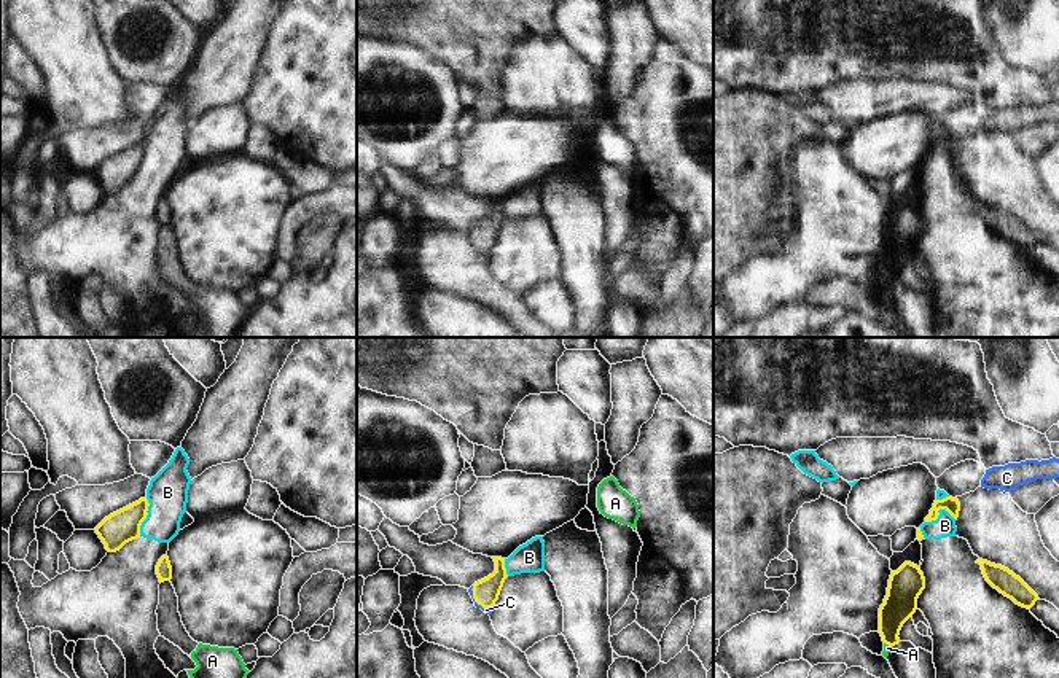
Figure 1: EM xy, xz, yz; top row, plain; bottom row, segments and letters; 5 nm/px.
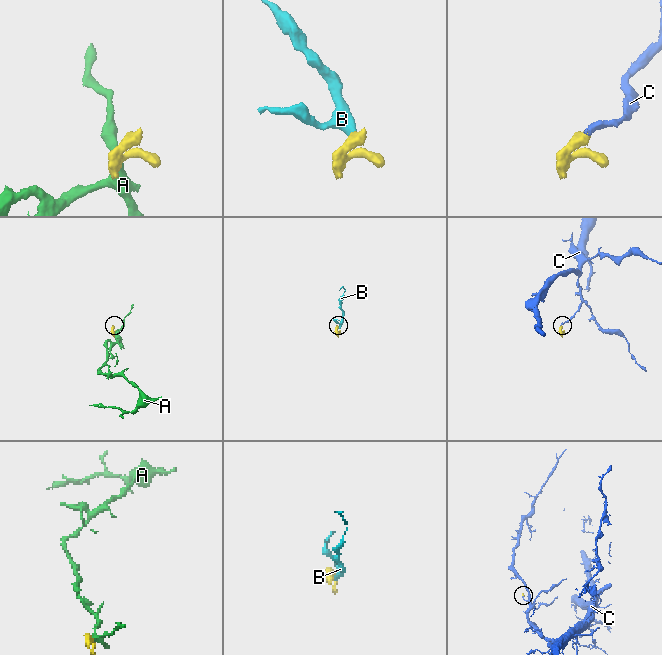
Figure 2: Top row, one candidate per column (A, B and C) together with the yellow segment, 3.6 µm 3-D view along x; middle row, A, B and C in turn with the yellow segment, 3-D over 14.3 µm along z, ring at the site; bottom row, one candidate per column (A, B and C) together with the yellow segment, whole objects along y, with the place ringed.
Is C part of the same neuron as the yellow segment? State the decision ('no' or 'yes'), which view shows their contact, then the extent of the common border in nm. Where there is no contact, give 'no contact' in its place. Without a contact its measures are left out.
yes | xz | 160 nm

